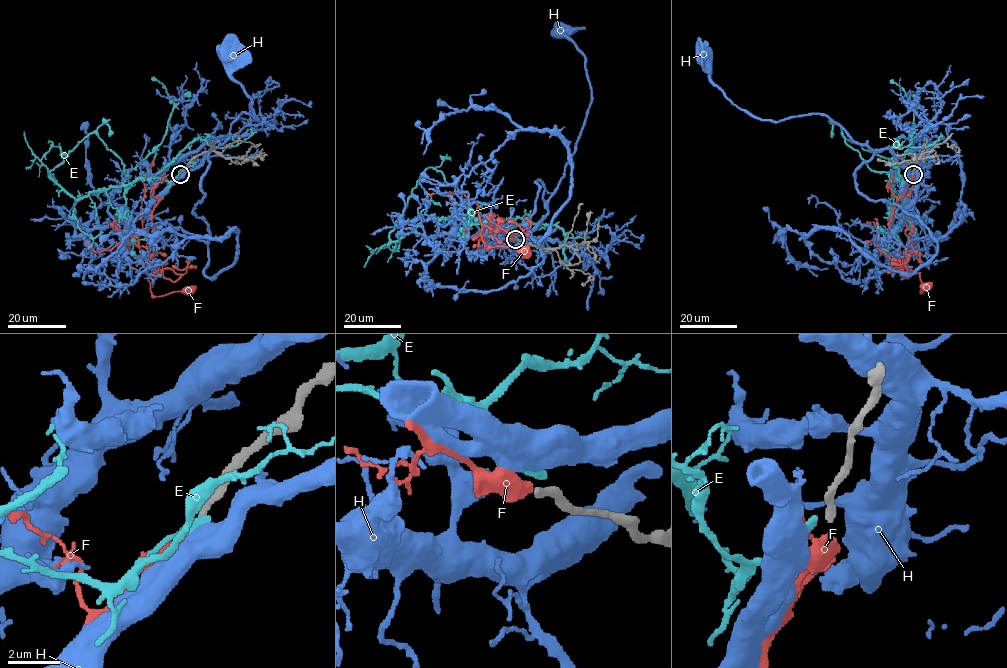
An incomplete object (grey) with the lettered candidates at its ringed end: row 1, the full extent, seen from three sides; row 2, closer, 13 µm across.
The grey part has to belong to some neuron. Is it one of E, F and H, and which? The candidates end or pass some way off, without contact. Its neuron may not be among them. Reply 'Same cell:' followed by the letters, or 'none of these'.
Same cell: F

